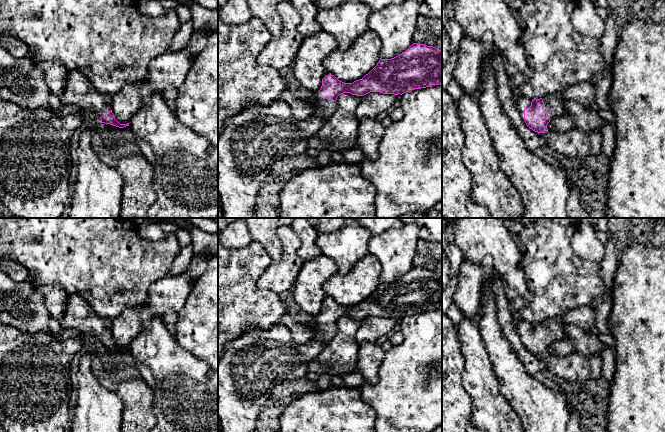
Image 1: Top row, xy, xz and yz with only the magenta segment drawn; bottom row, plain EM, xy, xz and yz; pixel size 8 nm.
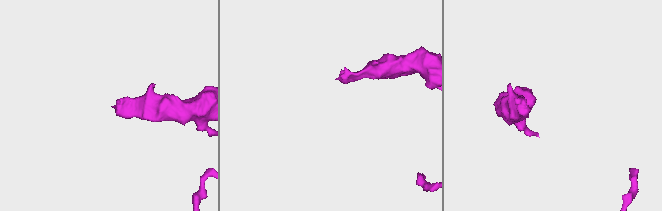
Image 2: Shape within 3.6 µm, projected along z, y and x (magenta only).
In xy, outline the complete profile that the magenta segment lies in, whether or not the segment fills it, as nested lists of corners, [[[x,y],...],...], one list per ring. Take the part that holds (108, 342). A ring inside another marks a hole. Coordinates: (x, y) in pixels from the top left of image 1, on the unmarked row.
[[[68,294],[67,302],[66,302],[66,309],[64,316],[59,320],[60,325],[63,329],[73,329],[78,330],[84,335],[90,335],[97,338],[100,343],[101,347],[110,348],[119,352],[124,352],[129,350],[127,348],[120,348],[114,341],[112,334],[108,334],[109,330],[112,330],[112,320],[103,319],[98,316],[91,308],[91,306],[84,301],[77,294]]]

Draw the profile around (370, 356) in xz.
[[[363,342],[359,344],[359,352],[357,358],[357,369],[370,385],[378,383],[379,368],[384,360],[385,351],[381,346],[371,342]]]

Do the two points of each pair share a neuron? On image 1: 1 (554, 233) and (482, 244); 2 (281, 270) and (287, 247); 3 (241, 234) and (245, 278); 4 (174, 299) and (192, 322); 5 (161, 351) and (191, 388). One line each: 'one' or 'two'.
1: two
2: one
3: two
4: two
5: one

